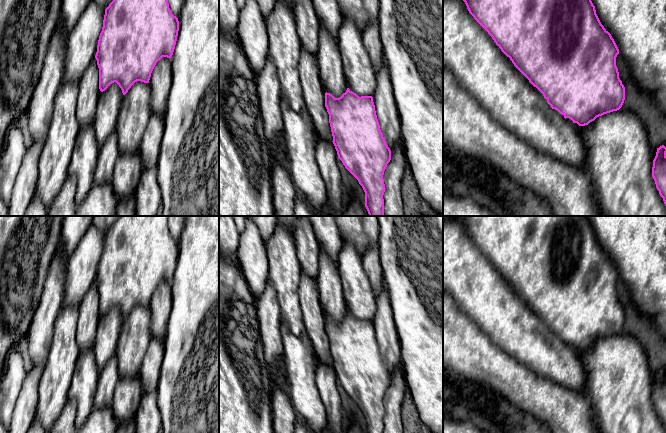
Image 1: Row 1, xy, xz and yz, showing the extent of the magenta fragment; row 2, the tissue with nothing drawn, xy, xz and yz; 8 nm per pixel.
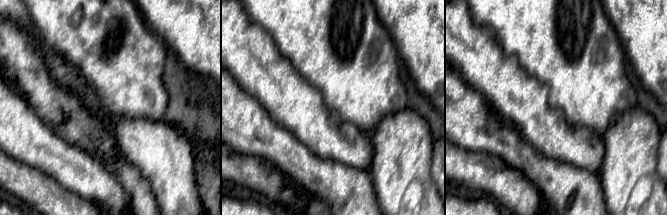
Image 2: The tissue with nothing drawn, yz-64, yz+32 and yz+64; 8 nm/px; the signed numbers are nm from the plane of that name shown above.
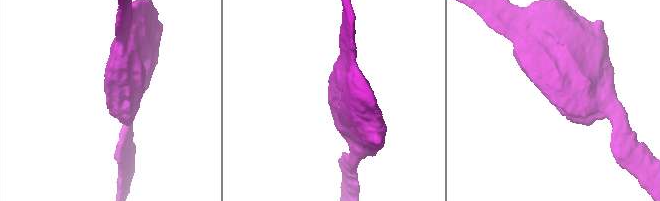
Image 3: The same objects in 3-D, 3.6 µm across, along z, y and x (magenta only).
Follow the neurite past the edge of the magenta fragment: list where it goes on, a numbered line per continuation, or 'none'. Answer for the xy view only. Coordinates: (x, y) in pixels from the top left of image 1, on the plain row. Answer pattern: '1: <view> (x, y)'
none

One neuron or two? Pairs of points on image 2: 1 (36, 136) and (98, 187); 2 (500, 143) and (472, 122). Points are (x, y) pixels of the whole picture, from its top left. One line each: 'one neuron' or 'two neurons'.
1: one neuron
2: one neuron

